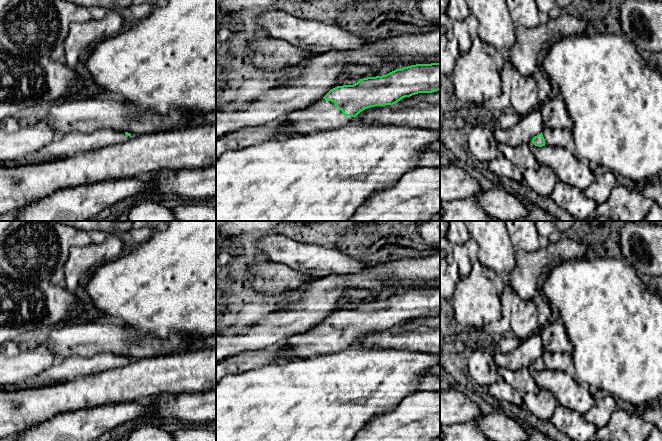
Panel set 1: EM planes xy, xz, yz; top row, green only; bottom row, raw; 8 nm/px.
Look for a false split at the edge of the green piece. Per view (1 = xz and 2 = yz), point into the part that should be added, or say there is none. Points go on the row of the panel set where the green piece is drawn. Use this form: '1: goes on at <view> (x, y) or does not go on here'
1: goes on at xz (323, 115)
2: goes on at yz (559, 137)

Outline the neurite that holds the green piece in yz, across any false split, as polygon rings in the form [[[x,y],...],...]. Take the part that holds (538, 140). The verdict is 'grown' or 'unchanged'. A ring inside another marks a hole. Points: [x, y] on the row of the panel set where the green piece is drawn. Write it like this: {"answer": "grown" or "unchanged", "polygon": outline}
{"answer": "grown", "polygon": [[[547,127],[531,141],[535,146],[555,145],[572,152],[575,150],[572,132],[567,129],[549,129]]]}

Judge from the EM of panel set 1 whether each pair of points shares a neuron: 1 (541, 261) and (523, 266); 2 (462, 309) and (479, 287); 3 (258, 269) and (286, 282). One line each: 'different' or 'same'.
1: same
2: same
3: same

